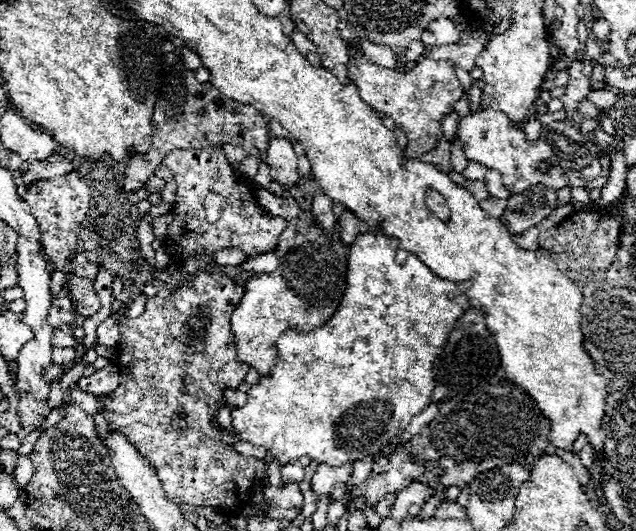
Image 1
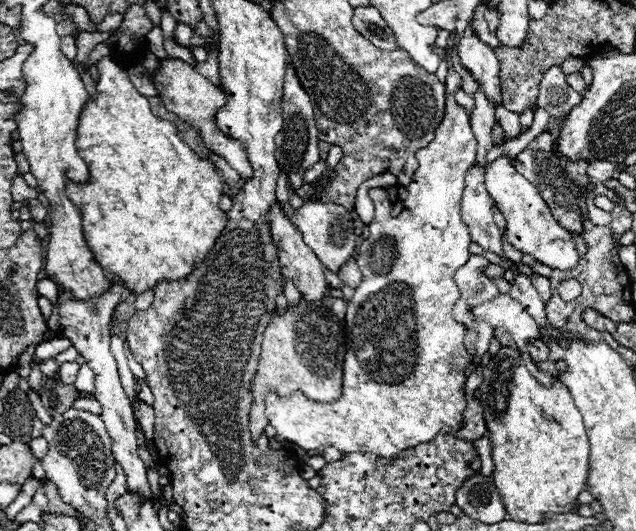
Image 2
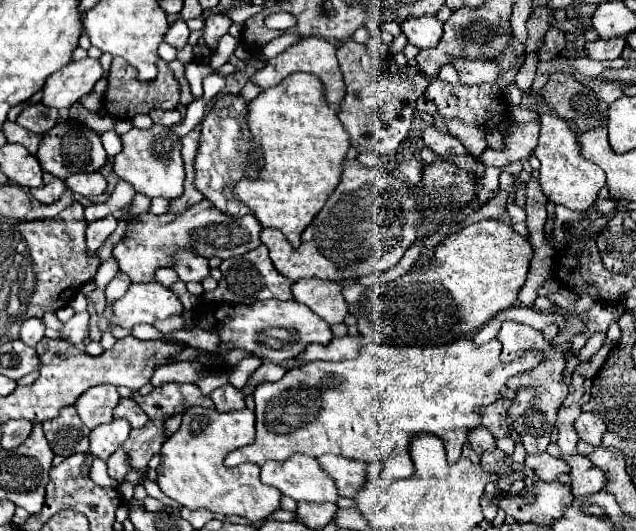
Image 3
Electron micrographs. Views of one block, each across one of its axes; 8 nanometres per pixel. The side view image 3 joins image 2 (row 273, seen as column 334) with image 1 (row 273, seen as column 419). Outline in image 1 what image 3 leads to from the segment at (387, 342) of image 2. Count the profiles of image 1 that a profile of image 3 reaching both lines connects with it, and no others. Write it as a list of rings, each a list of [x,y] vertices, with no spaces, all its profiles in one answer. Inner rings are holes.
[[[366,232],[366,234],[360,234],[356,240],[354,240],[354,244],[352,244],[352,248],[350,248],[350,254],[348,254],[348,272],[346,272],[346,292],[344,292],[344,296],[342,296],[342,300],[340,300],[340,306],[336,308],[336,312],[334,312],[334,316],[322,326],[322,328],[316,328],[314,332],[310,332],[310,334],[300,334],[300,332],[296,332],[296,330],[292,330],[292,332],[286,332],[286,334],[282,334],[280,338],[278,338],[278,360],[276,360],[276,366],[272,368],[272,376],[270,378],[260,378],[260,382],[258,384],[254,384],[252,388],[250,388],[250,392],[248,392],[248,402],[246,402],[246,406],[244,408],[234,408],[232,410],[232,428],[240,434],[240,440],[244,440],[244,442],[250,442],[250,444],[254,444],[254,446],[264,446],[266,450],[270,450],[272,452],[272,456],[280,462],[280,464],[288,464],[290,460],[298,460],[300,456],[308,456],[308,458],[312,458],[312,460],[318,460],[318,462],[322,462],[322,464],[328,464],[328,466],[342,466],[342,464],[346,464],[346,462],[352,462],[352,460],[358,460],[358,458],[362,458],[362,456],[368,456],[368,454],[374,454],[374,452],[378,452],[382,446],[386,446],[386,442],[392,438],[392,436],[396,436],[396,434],[400,434],[410,422],[412,422],[412,418],[416,416],[416,414],[420,414],[428,404],[430,404],[430,398],[432,398],[432,390],[434,390],[434,372],[432,372],[432,364],[434,364],[434,360],[436,360],[436,356],[444,350],[444,344],[446,344],[446,340],[448,340],[448,336],[450,336],[450,332],[452,332],[452,328],[454,328],[454,322],[456,322],[456,318],[460,318],[460,316],[470,308],[469,300],[467,296],[464,294],[457,296],[453,299],[448,298],[448,292],[452,292],[454,288],[464,288],[464,284],[460,284],[460,282],[450,282],[450,280],[442,280],[440,276],[436,276],[436,274],[432,274],[431,270],[428,266],[424,266],[420,260],[413,254],[413,258],[406,258],[408,252],[404,252],[404,250],[397,251],[398,249],[398,240],[400,244],[400,238],[392,238],[392,236],[386,236],[384,234],[374,234],[374,232]]]

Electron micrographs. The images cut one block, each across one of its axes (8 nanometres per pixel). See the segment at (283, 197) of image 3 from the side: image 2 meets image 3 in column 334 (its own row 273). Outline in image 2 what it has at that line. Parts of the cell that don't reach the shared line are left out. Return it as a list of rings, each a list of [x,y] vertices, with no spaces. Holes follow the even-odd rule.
[[[104,56],[96,62],[100,72],[96,82],[96,98],[88,100],[78,120],[76,148],[82,160],[88,164],[90,180],[76,184],[66,182],[68,198],[82,212],[84,236],[88,248],[92,248],[96,262],[110,272],[110,278],[124,280],[124,286],[142,294],[154,288],[160,280],[184,278],[192,268],[208,254],[216,236],[220,236],[226,214],[218,208],[222,196],[222,178],[208,158],[200,158],[180,138],[172,122],[160,120],[152,114],[150,102],[130,82],[128,72],[114,62],[112,56]]]

